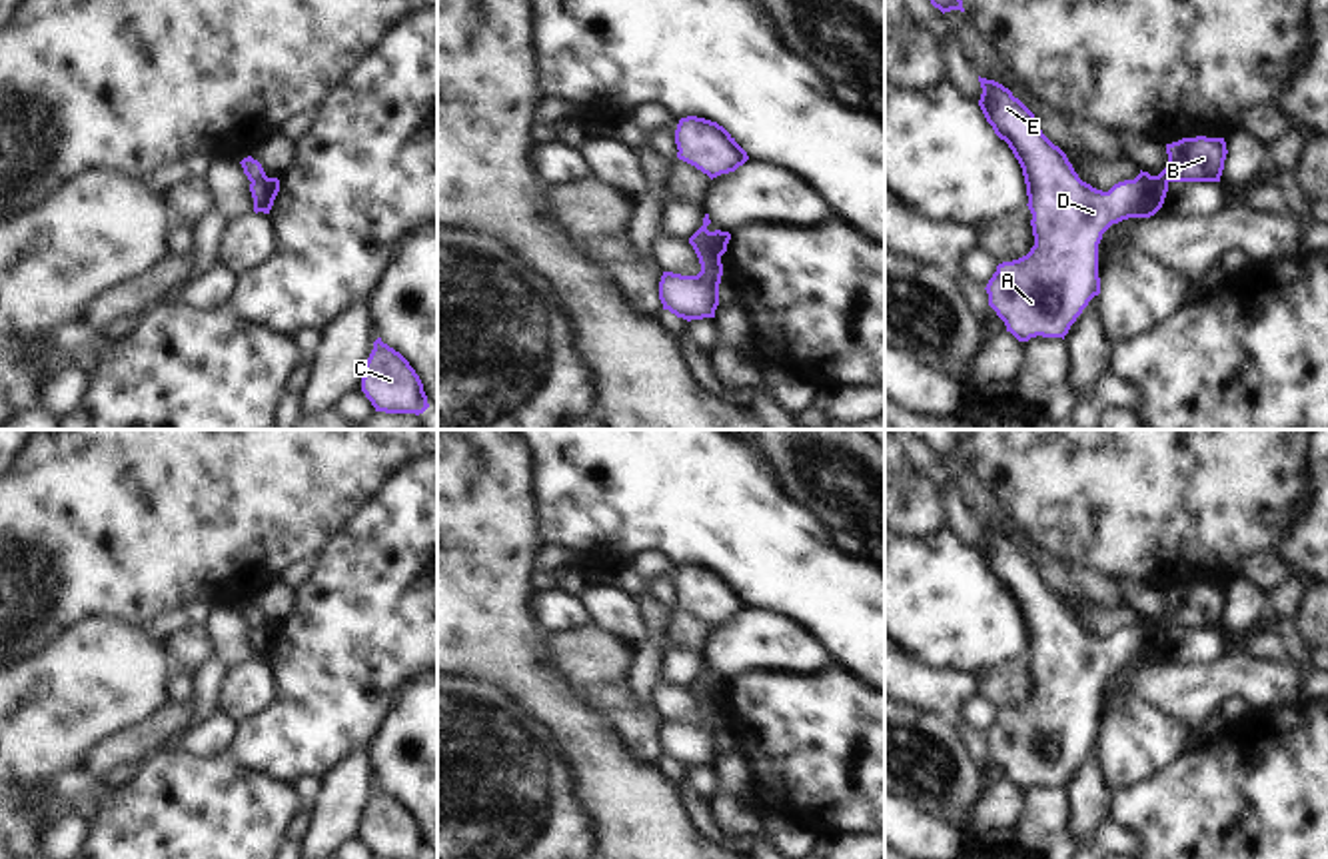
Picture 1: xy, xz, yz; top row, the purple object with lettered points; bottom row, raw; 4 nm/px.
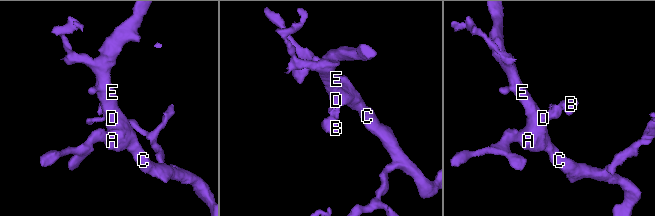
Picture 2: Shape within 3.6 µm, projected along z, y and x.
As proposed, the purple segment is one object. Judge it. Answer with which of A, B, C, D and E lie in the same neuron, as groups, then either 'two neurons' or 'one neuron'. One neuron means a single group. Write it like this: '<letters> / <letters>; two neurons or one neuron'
A C D E / B; two neurons

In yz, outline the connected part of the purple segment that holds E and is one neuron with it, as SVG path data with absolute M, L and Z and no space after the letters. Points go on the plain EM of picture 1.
M981 523L979 529L983 535L979 553L987 569L1008 591L1022 615L1034 683L1034 693L1026 703L996 713L985 735L989 753L1018 789L1036 783L1064 787L1088 749L1100 741L1098 691L1102 681L1122 667L1154 663L1164 651L1168 631L1136 623L1114 631L1108 639L1092 635L1078 625L1066 601L1042 581L1034 561L1008 535Z

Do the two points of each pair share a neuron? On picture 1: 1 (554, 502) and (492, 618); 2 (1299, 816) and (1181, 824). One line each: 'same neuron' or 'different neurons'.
1: different neurons
2: same neuron

